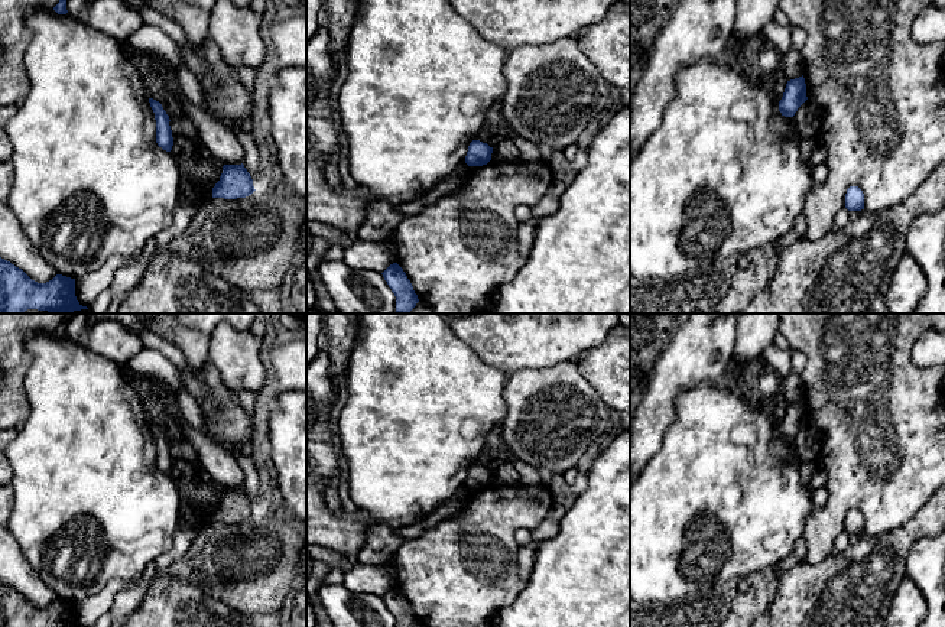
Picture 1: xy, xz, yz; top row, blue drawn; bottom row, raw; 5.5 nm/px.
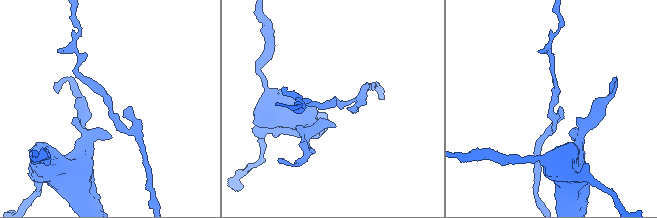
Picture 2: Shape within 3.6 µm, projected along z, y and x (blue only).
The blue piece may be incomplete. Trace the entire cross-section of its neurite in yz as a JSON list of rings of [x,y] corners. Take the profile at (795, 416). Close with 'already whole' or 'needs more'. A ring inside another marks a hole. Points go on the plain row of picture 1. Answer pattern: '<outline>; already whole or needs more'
[[[803,399],[788,405],[782,423],[779,425],[779,435],[785,441],[793,441],[798,432],[808,423],[806,407]]]; already whole

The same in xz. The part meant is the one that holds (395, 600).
[[[393,587],[383,597],[384,604],[396,620],[396,627],[418,627],[418,618],[403,592]]]; already whole

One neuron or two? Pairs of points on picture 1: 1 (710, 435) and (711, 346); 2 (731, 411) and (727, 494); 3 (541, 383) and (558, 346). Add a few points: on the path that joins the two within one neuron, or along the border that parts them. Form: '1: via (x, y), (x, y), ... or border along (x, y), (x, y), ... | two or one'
1: border along (720, 382), (701, 382), (679, 392) | two
2: via (726, 431), (726, 474) | one
3: border along (574, 360), (515, 372) | two

